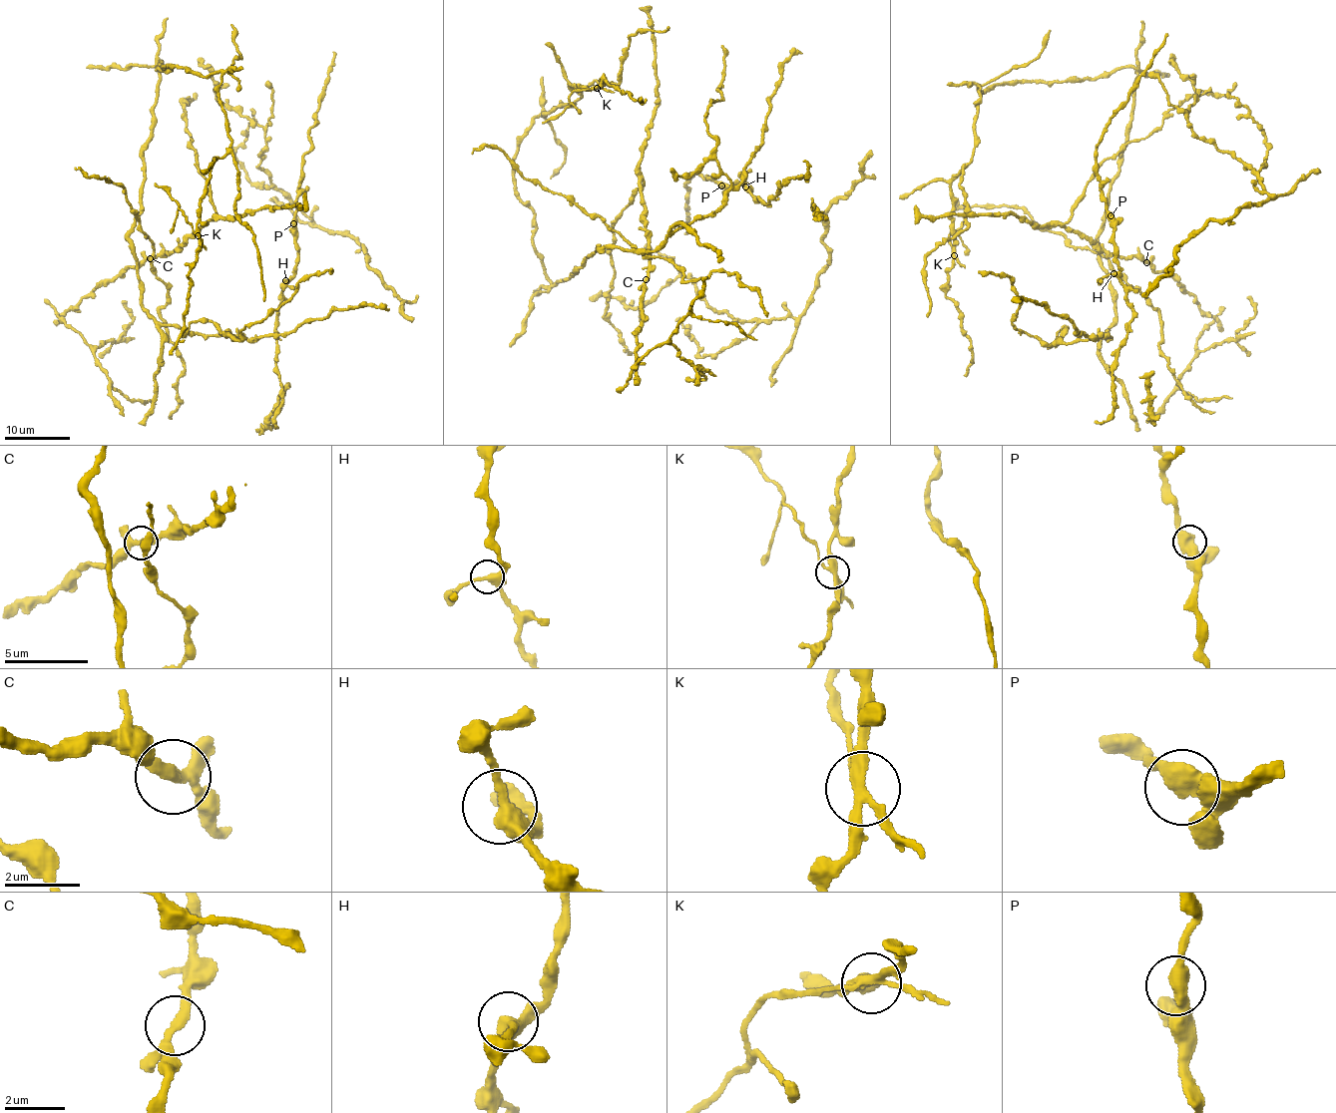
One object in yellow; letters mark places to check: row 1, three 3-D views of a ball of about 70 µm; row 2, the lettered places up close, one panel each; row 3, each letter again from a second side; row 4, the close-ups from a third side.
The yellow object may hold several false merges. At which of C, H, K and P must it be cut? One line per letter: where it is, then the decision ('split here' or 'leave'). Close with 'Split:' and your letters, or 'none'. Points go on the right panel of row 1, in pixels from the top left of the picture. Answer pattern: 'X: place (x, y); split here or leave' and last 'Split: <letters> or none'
C: place (1146, 262); leave
H: place (1113, 273); leave
K: place (954, 255); split here
P: place (1111, 215); leave
Split: K

